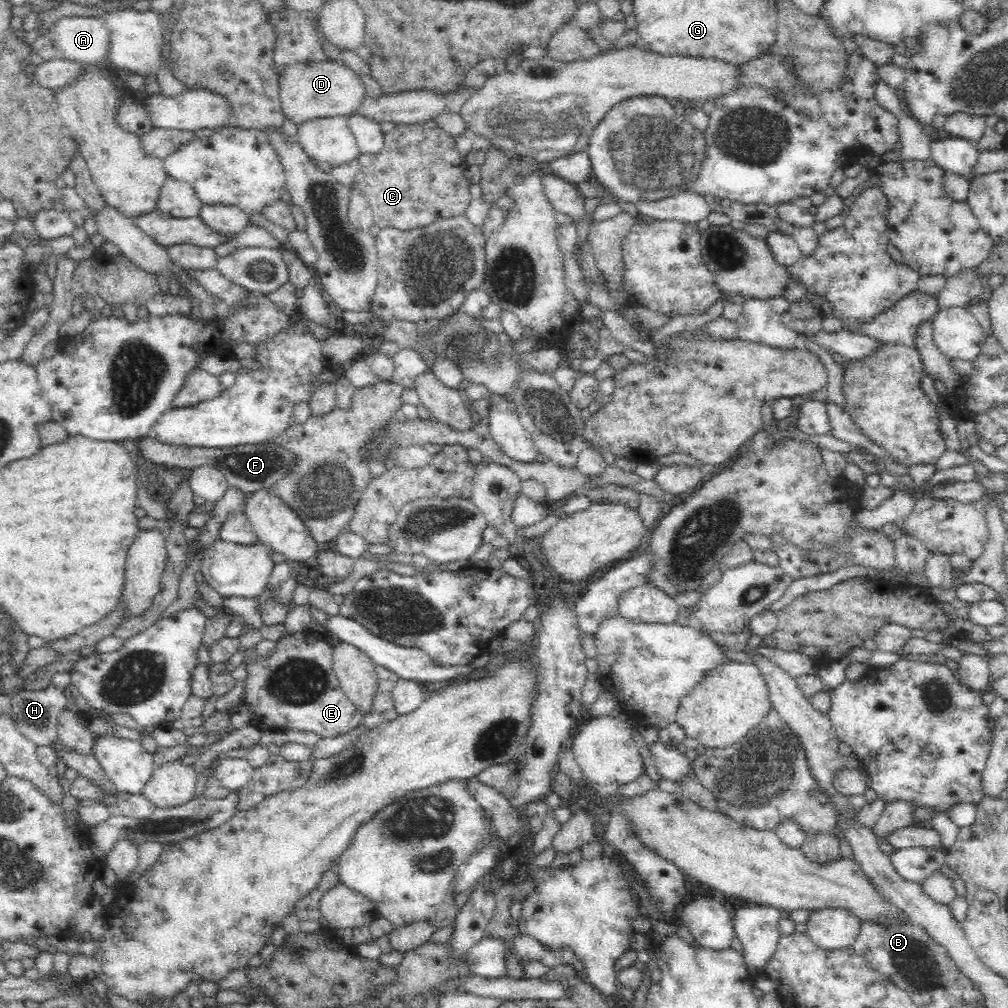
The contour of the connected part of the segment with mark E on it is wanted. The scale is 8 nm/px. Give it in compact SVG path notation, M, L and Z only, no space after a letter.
M310 629L277 640L273 653L260 660L246 661L247 678L241 703L253 714L253 724L260 730L277 729L316 733L321 738L332 738L346 734L359 726L365 717L354 701L350 701L340 686L338 675L333 669L333 647Z

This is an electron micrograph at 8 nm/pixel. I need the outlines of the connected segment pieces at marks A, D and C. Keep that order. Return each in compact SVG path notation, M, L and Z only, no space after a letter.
M66 16L59 18L40 36L34 40L33 52L36 52L44 61L52 59L70 59L93 66L97 62L106 64L106 49L108 47L108 31L99 17L94 16Z
M331 61L294 62L285 64L279 72L279 99L283 114L296 125L318 117L353 114L353 108L364 93L356 73L346 65Z
M433 120L418 121L394 125L394 128L383 136L383 147L376 154L360 154L359 169L349 189L361 192L373 212L373 222L380 228L394 227L402 231L427 225L430 221L465 214L471 197L470 181L463 175L466 162L454 150L451 135L438 127Z

